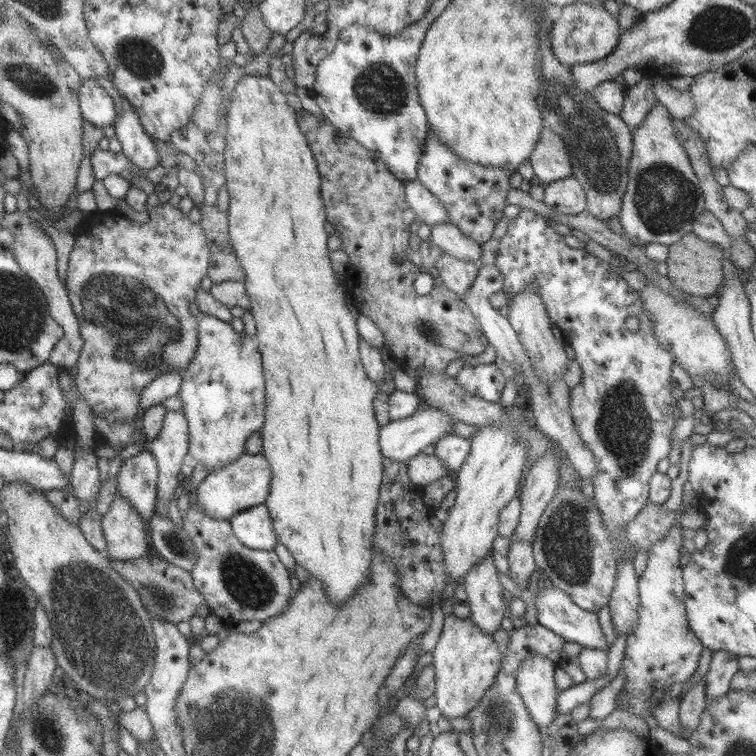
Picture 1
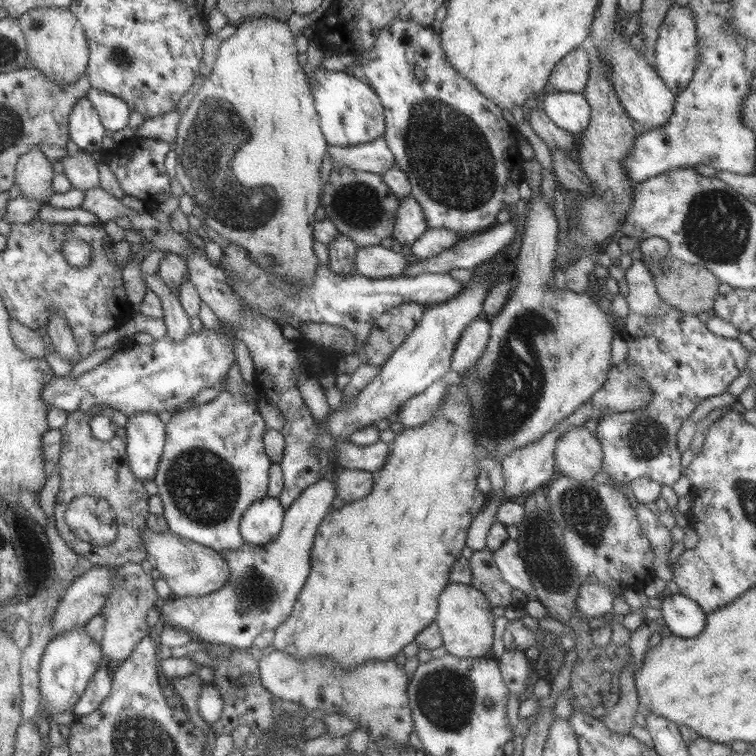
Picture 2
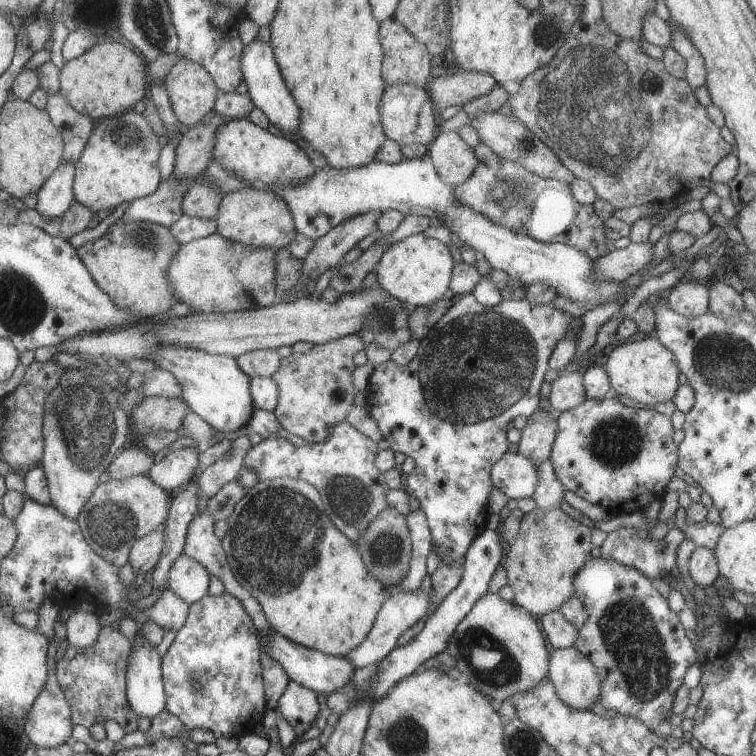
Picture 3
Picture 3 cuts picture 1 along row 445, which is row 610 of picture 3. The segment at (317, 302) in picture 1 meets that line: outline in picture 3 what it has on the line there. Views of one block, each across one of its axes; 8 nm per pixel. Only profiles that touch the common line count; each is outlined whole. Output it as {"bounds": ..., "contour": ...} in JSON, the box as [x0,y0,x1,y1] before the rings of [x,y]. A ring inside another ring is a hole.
{"bounds":[221,477,388,657],"contour":[[[290,477],[262,480],[254,488],[250,488],[245,497],[236,503],[232,516],[227,520],[229,524],[228,532],[221,541],[234,578],[260,603],[272,631],[282,634],[282,636],[289,638],[289,640],[294,640],[296,644],[330,656],[344,657],[345,654],[350,653],[352,649],[355,649],[368,636],[368,633],[372,630],[372,626],[374,626],[374,622],[376,622],[378,612],[380,612],[380,608],[382,608],[382,604],[384,604],[388,595],[384,592],[386,586],[379,580],[376,580],[368,572],[368,568],[364,566],[364,560],[360,556],[356,543],[352,542],[352,540],[334,526],[333,522],[324,512],[324,509],[325,504],[323,503],[321,494],[316,490],[315,486],[312,486],[312,484],[305,480],[291,479]]]}

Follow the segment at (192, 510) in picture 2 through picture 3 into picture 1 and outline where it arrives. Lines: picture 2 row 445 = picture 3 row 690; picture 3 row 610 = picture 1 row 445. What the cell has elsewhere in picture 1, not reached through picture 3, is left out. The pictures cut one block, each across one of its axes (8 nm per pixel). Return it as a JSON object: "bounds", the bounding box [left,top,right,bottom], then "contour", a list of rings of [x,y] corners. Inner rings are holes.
{"bounds":[180,316,266,472],"contour":[[[204,316],[198,327],[196,354],[183,372],[180,389],[181,411],[189,428],[189,454],[209,472],[228,467],[246,453],[247,440],[264,426],[266,381],[262,355],[255,338],[245,331],[236,332],[232,325],[214,316]]]}

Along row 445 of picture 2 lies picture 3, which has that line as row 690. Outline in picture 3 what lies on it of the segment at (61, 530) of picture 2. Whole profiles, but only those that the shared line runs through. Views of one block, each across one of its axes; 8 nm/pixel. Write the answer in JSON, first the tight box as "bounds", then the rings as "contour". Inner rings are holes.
{"bounds":[57,624,139,733],"contour":[[[111,624],[101,628],[94,646],[78,648],[74,658],[70,660],[63,657],[57,662],[57,679],[71,706],[73,725],[90,728],[95,722],[113,720],[119,722],[126,733],[139,730],[139,716],[132,710],[127,698],[126,670],[130,652],[130,640]]]}

